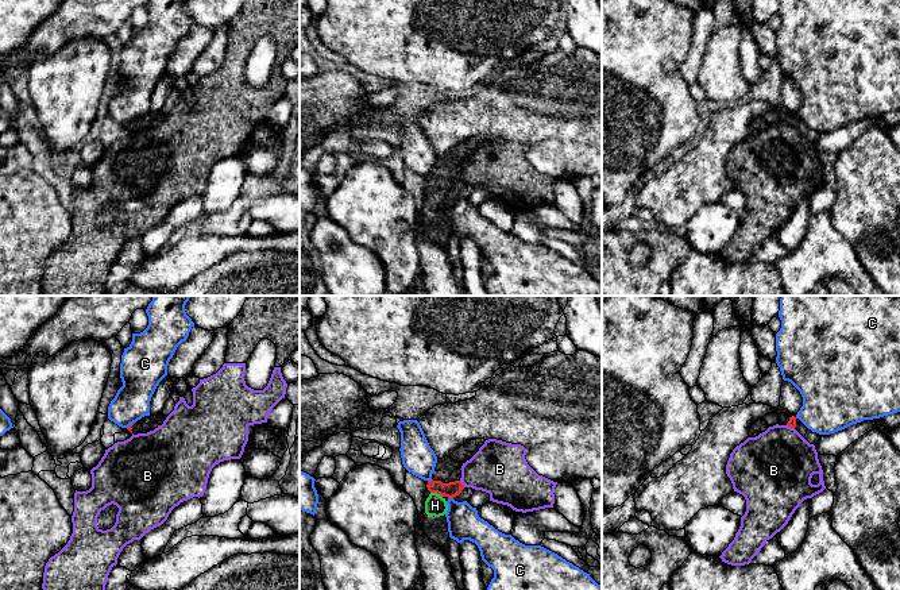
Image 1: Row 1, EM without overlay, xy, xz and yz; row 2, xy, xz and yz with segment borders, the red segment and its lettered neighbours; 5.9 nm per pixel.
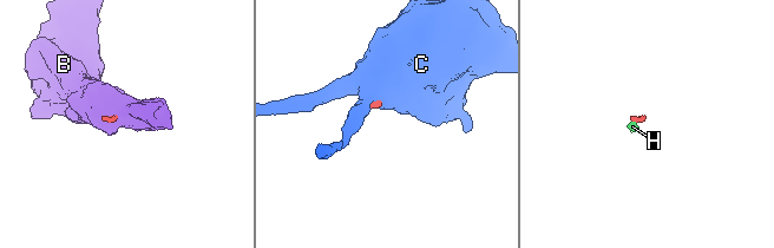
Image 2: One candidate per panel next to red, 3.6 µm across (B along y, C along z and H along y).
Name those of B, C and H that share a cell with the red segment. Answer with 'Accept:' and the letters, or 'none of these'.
Accept: H

